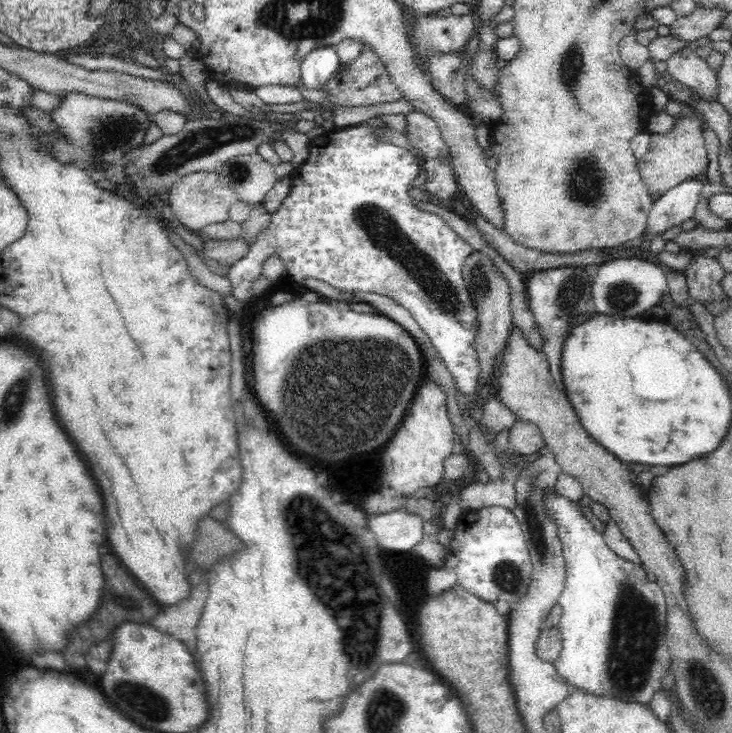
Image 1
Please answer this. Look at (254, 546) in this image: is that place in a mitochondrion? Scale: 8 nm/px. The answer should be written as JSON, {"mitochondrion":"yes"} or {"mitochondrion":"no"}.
{"mitochondrion":"no"}

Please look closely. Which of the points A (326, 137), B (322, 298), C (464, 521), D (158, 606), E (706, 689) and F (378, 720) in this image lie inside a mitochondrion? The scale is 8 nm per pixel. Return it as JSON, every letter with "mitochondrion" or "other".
{"A":"other","B":"other","C":"other","D":"other","E":"mitochondrion","F":"mitochondrion"}

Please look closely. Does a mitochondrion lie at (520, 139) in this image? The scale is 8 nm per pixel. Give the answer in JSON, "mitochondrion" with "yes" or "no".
{"mitochondrion":"no"}

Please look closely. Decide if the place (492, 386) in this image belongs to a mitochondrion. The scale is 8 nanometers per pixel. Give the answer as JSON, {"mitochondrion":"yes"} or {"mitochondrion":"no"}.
{"mitochondrion":"no"}

